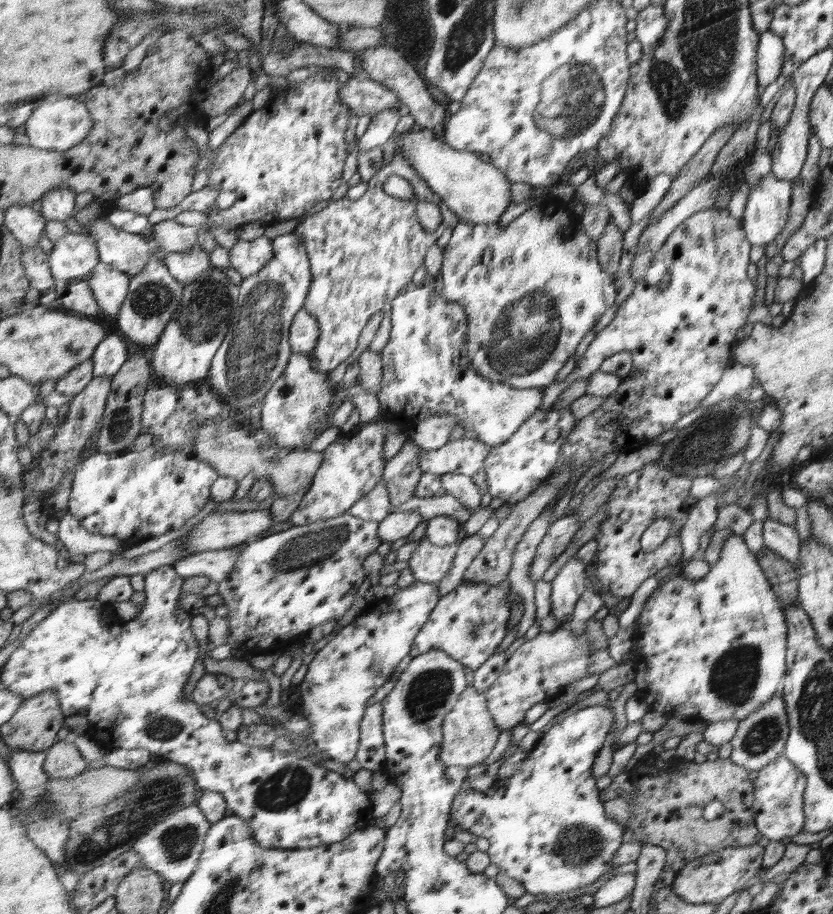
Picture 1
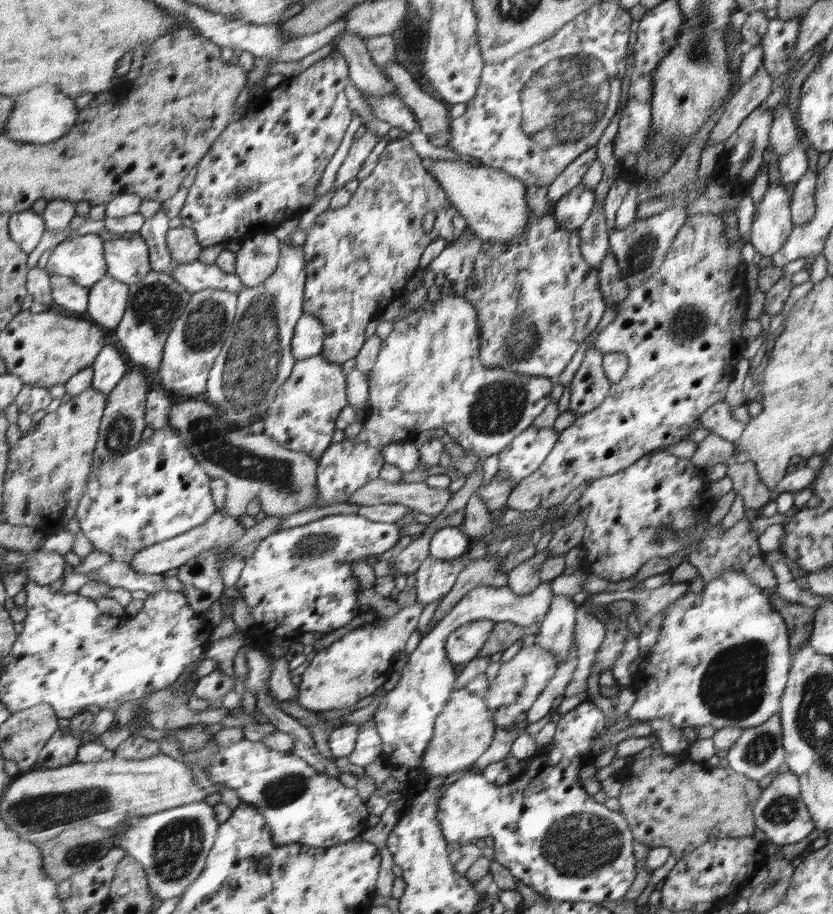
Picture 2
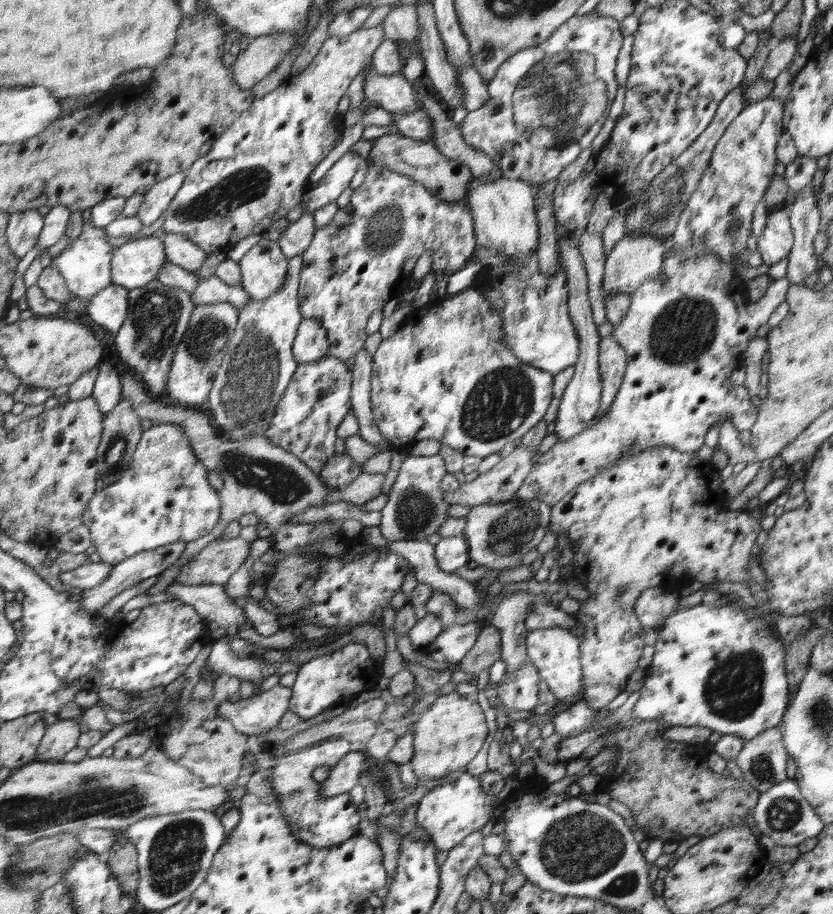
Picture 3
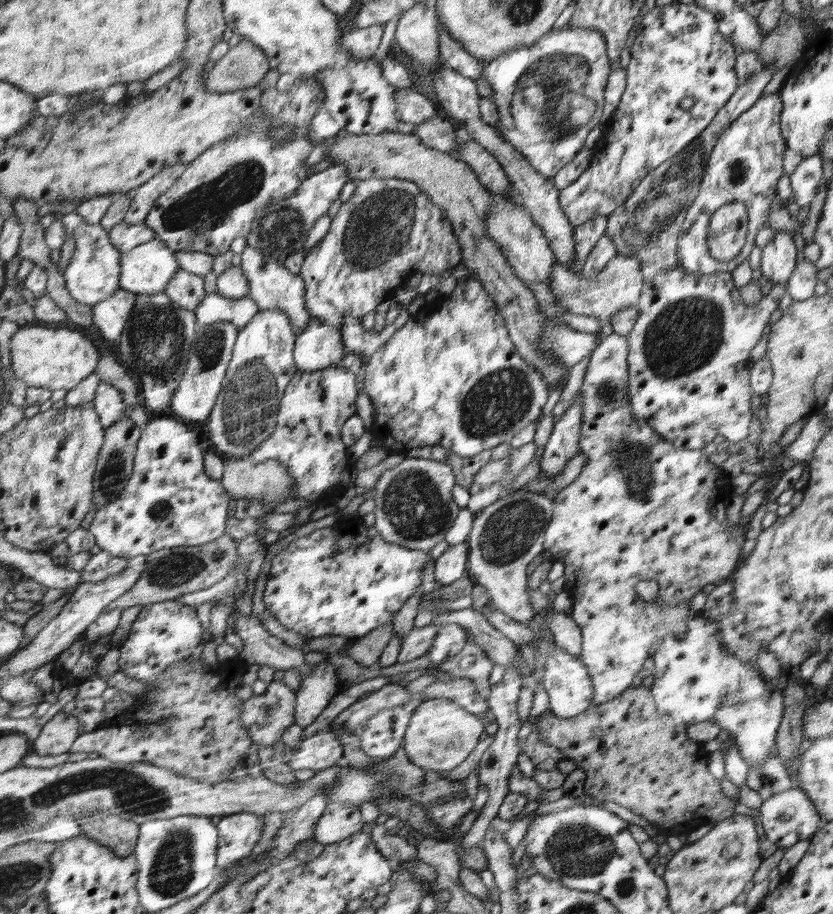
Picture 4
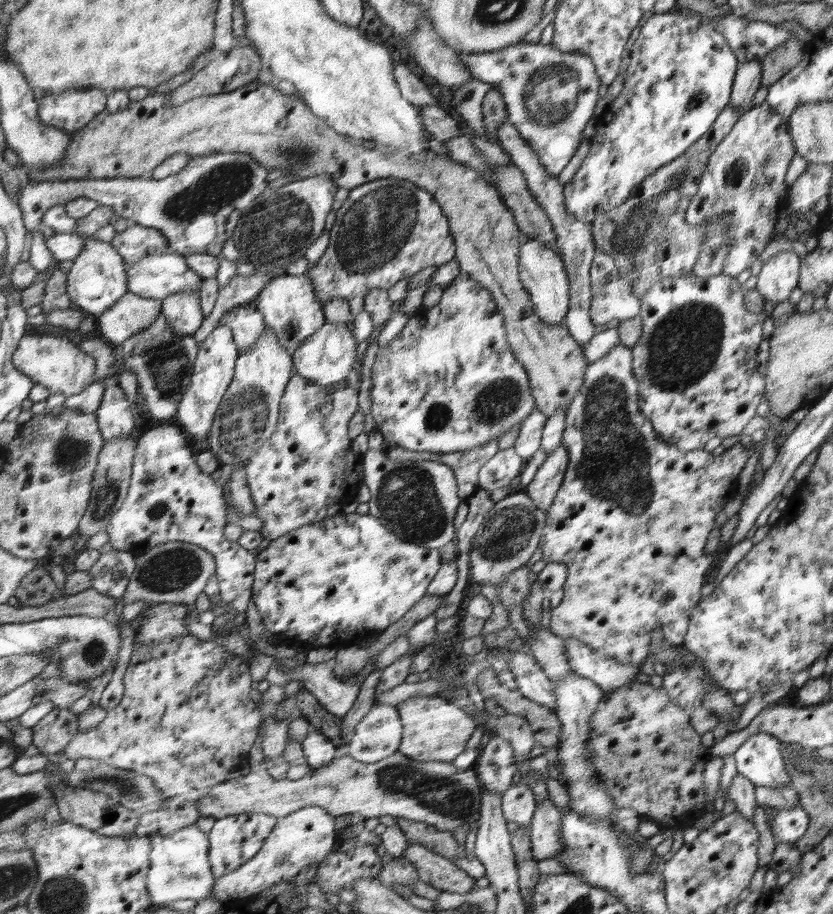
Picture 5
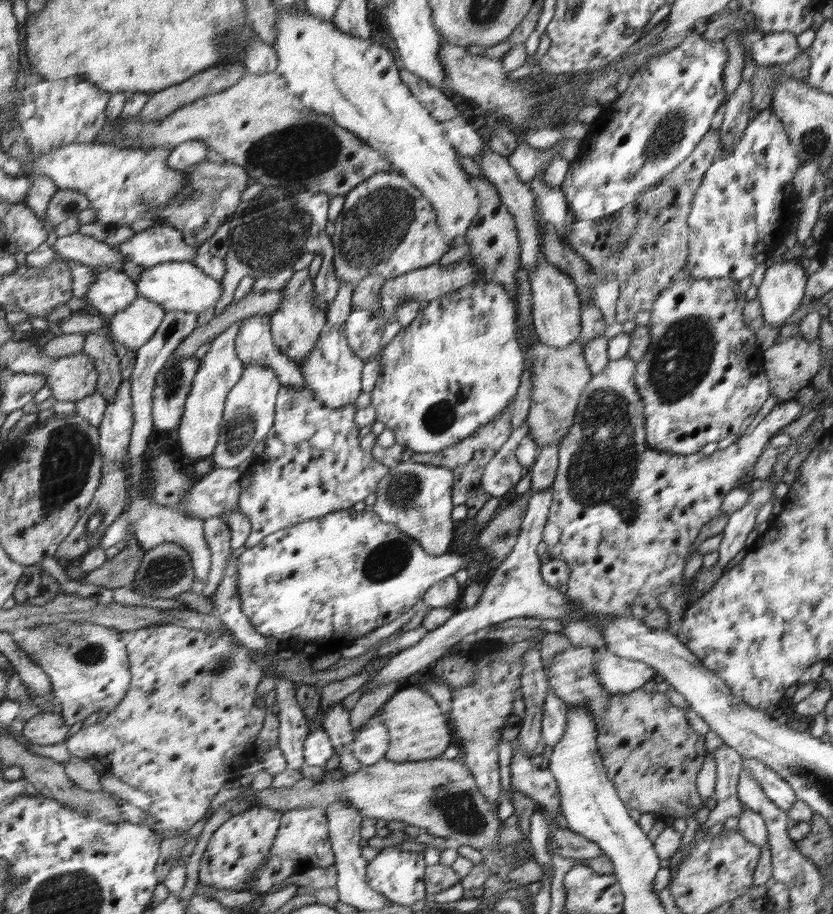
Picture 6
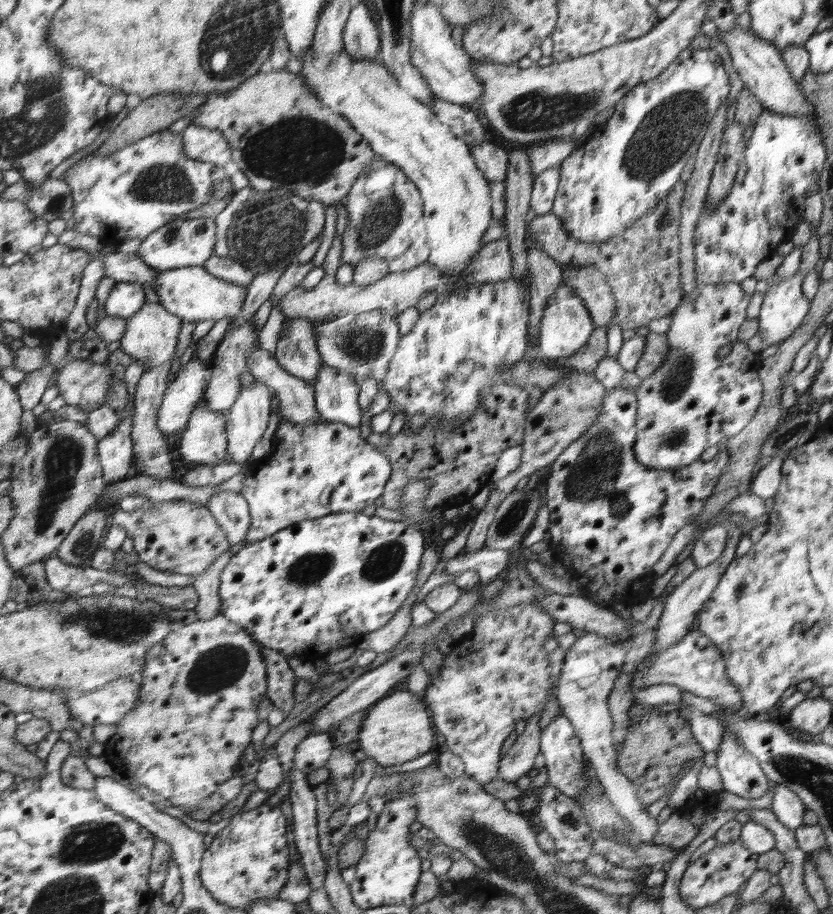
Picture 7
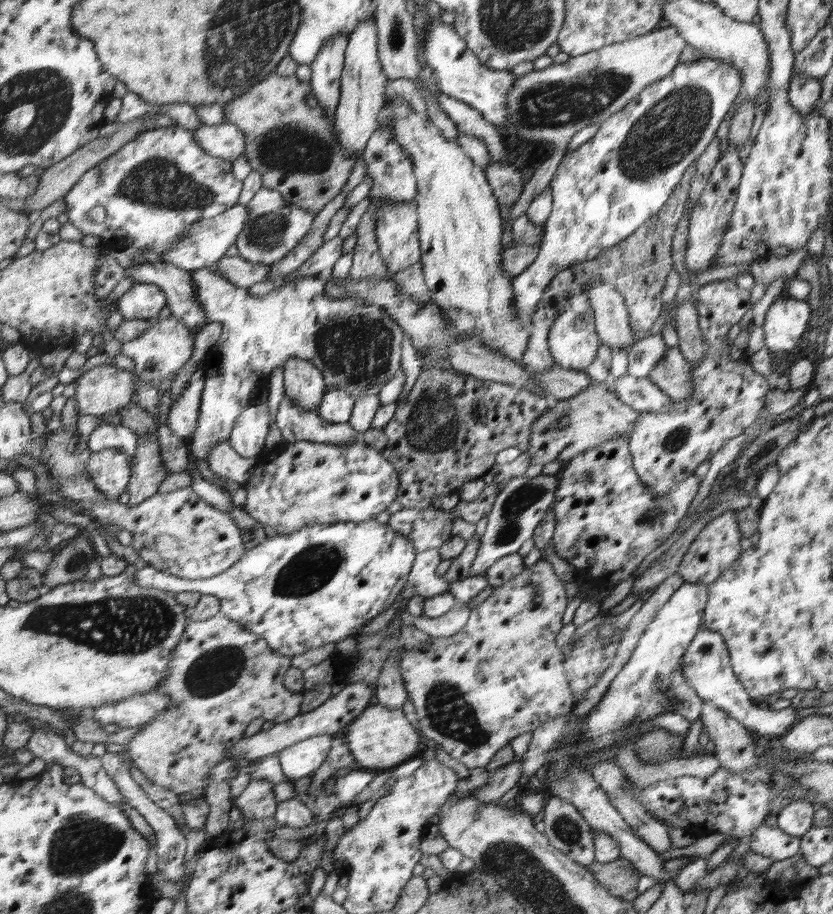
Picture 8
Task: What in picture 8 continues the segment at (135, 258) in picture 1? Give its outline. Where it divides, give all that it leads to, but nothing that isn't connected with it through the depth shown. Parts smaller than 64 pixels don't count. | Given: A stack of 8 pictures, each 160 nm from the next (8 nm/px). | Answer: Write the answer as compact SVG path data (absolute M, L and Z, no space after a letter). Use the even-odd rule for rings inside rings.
M209 267L194 269L191 279L207 322L220 322L223 326L218 342L209 347L202 360L206 371L202 407L197 430L188 442L188 452L197 461L207 460L213 446L229 440L239 415L247 410L250 403L256 402L250 397L252 390L264 388L272 370L284 367L291 356L309 360L323 373L326 386L344 388L355 398L377 395L400 368L402 328L399 324L381 306L354 303L350 298L335 299L327 295L324 282L317 275L281 284L261 297L250 295L248 288L232 284Z

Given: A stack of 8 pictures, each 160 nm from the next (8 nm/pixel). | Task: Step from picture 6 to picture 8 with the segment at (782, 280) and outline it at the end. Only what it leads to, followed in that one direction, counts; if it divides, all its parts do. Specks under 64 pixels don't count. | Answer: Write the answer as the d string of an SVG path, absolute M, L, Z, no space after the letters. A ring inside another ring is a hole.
M784 294L776 297L766 312L764 344L771 351L792 352L806 332L810 318L808 302Z

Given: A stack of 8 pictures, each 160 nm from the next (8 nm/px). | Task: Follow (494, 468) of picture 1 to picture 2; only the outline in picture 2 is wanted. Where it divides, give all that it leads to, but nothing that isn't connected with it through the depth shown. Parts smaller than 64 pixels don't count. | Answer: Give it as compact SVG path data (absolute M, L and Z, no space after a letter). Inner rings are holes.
M533 424L512 443L498 453L499 472L513 482L513 488L538 470L552 447L559 440L560 432L555 428L537 428Z

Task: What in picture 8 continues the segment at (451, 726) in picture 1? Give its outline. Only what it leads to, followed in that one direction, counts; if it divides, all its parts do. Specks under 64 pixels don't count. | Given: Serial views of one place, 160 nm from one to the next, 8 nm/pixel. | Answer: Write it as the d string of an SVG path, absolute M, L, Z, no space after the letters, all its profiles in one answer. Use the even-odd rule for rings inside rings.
M376 702L370 705L345 731L348 748L354 757L353 766L358 769L380 769L390 771L396 768L420 748L422 740L416 730L408 724L402 708L386 709Z

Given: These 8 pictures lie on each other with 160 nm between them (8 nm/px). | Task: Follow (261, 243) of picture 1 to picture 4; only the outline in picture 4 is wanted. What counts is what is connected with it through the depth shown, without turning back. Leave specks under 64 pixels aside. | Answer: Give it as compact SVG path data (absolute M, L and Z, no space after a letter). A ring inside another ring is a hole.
M247 246L243 250L240 267L249 282L249 297L257 304L259 311L281 310L285 312L294 328L295 336L303 334L303 330L312 319L306 305L306 282L303 277L278 265L278 257L261 254L259 249L252 246Z

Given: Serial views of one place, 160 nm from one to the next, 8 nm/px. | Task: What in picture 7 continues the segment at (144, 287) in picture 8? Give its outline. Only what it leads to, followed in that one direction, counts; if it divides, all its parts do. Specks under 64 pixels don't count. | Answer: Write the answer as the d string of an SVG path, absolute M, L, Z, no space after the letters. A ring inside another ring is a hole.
M116 281L106 299L106 314L110 317L130 318L144 308L145 302L143 285Z

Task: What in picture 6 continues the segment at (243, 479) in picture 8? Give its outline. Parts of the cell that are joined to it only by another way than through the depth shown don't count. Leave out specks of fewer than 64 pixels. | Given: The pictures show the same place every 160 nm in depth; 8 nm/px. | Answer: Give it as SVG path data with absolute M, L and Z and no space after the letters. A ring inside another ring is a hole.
M241 321L230 325L210 342L210 349L199 361L199 371L196 372L193 387L187 396L182 422L178 426L181 454L190 461L210 458L217 445L226 397L230 389L239 382L246 368L235 348L235 340L240 330Z

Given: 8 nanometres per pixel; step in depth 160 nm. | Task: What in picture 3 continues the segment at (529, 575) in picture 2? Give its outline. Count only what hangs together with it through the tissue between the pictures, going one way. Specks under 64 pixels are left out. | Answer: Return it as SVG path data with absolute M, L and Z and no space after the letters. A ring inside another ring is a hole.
M514 592L504 599L493 614L487 619L491 626L496 627L502 635L501 659L506 664L506 673L513 674L515 670L525 665L527 659L526 636L528 630L525 619L528 605L535 596L530 592Z

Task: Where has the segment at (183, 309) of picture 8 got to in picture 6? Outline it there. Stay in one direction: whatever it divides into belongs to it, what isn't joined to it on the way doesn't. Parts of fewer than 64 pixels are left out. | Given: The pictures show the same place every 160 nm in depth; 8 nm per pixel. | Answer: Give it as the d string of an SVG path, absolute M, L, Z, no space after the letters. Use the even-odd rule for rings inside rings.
M80 233L60 237L53 250L56 250L62 257L86 266L105 264L107 268L119 270L124 264L123 254L117 247L110 247L104 241L98 241L92 236L84 236Z

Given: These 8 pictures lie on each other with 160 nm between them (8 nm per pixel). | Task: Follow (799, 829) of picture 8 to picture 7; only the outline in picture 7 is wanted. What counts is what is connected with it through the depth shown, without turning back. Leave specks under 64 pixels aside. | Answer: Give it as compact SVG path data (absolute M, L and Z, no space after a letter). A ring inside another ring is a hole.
M777 783L772 784L772 788L775 787L773 797L772 811L776 815L776 818L789 828L792 832L803 826L803 816L807 805L804 804L804 800L798 796L791 789L786 788Z

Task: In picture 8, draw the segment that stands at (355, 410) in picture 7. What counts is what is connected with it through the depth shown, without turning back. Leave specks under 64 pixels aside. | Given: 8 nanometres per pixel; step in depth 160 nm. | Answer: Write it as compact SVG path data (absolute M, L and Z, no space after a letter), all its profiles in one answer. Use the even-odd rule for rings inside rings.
M327 386L324 399L317 413L325 420L333 424L348 423L354 400L344 388L331 388Z

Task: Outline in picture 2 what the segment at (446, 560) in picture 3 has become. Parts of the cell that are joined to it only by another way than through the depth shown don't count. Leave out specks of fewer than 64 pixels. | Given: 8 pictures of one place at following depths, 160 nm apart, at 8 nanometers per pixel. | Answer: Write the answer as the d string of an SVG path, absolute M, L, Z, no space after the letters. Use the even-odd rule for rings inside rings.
M448 526L437 530L430 539L429 554L434 558L456 560L468 552L470 539L465 535L460 526Z

